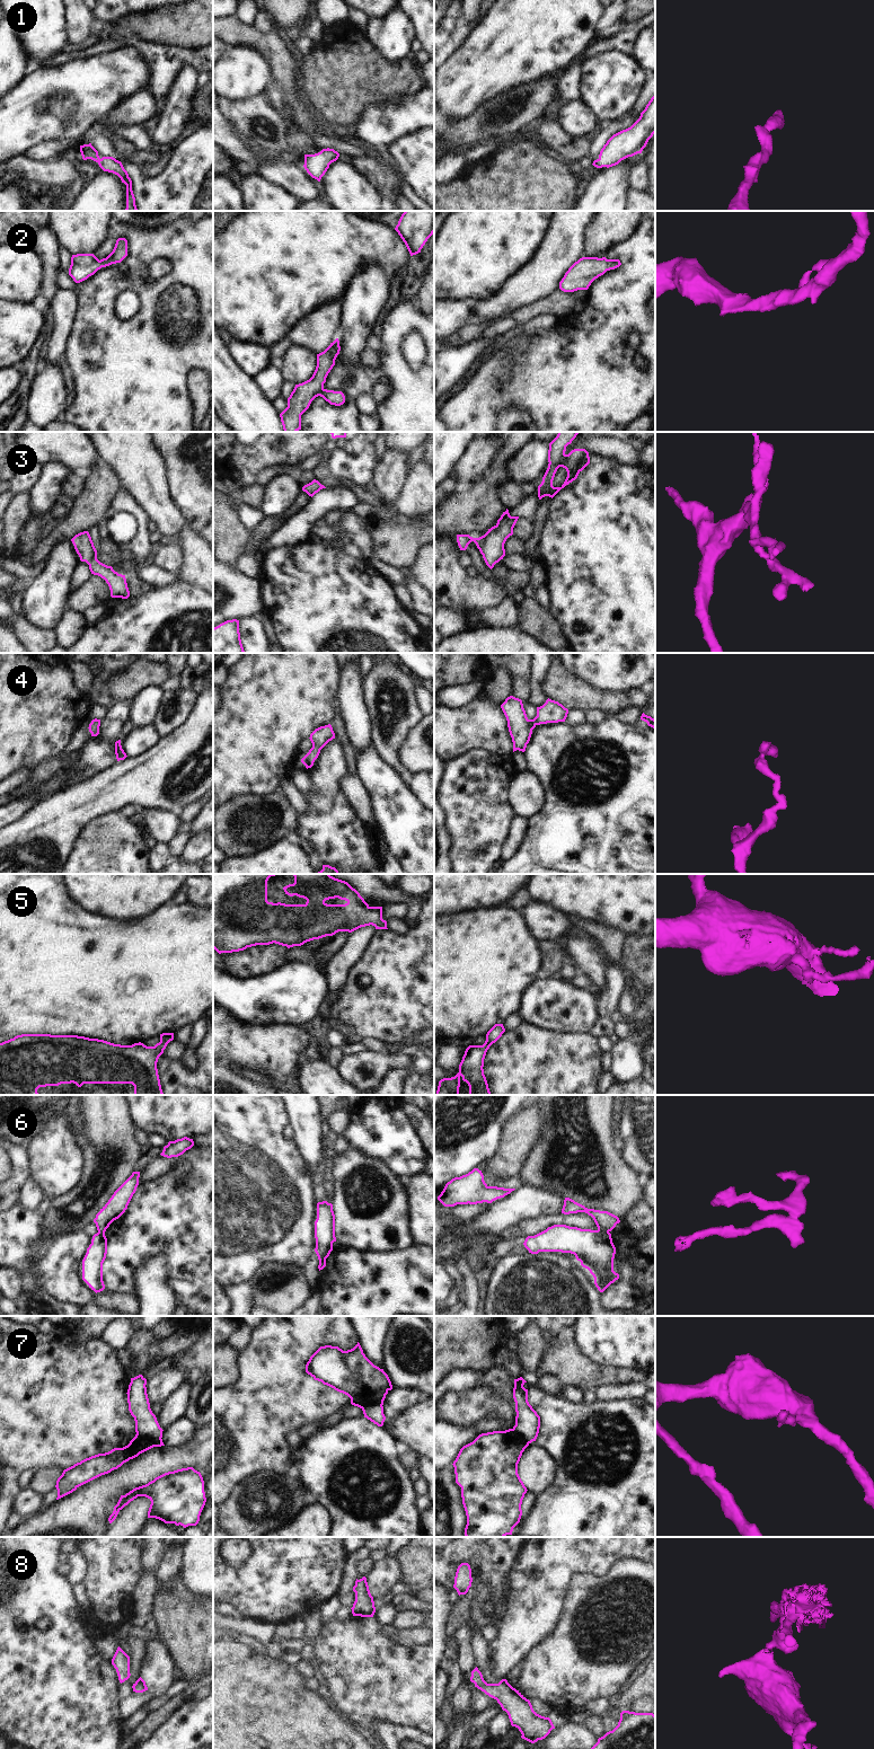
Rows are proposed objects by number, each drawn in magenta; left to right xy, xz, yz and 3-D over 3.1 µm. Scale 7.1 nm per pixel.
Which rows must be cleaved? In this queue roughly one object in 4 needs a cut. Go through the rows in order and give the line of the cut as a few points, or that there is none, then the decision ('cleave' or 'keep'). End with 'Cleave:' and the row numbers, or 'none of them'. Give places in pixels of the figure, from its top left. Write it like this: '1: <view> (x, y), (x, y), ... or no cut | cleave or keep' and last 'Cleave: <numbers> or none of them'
1: no cut | keep
2: no cut | keep
3: no cut | keep
4: no cut | keep
5: no cut | keep
6: yz (598, 1229), (608, 1231) | cleave
7: xy (137, 1432), (152, 1440), (160, 1439) | cleave
8: no cut | keep
Cleave: 6, 7

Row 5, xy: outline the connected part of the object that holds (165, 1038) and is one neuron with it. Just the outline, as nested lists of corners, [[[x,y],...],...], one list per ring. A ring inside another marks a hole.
[[[174,1033],[160,1034],[160,1042],[155,1046],[147,1046],[143,1043],[134,1043],[132,1045],[114,1044],[104,1040],[89,1039],[78,1035],[51,1035],[51,1034],[21,1034],[14,1039],[0,1043],[0,1095],[38,1095],[37,1089],[46,1086],[59,1086],[61,1084],[76,1084],[81,1087],[83,1084],[132,1084],[134,1086],[134,1095],[164,1095],[157,1069],[159,1057],[164,1053],[167,1044],[174,1040]]]

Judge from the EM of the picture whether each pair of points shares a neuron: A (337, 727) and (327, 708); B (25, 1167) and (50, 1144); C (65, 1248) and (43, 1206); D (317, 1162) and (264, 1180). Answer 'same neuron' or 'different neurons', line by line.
A: different neurons
B: different neurons
C: different neurons
D: different neurons

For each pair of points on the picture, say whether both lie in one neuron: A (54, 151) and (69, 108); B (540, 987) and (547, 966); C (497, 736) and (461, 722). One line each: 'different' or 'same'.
A: different
B: different
C: same

